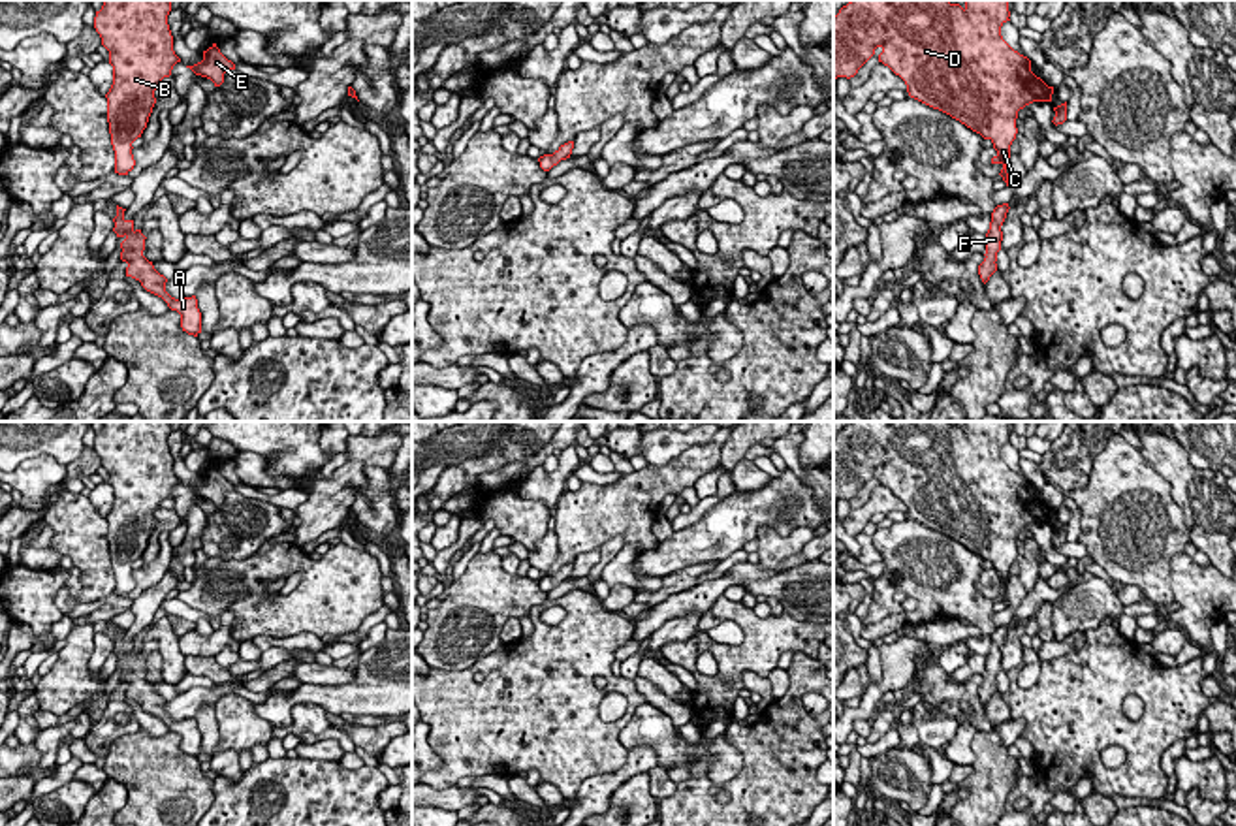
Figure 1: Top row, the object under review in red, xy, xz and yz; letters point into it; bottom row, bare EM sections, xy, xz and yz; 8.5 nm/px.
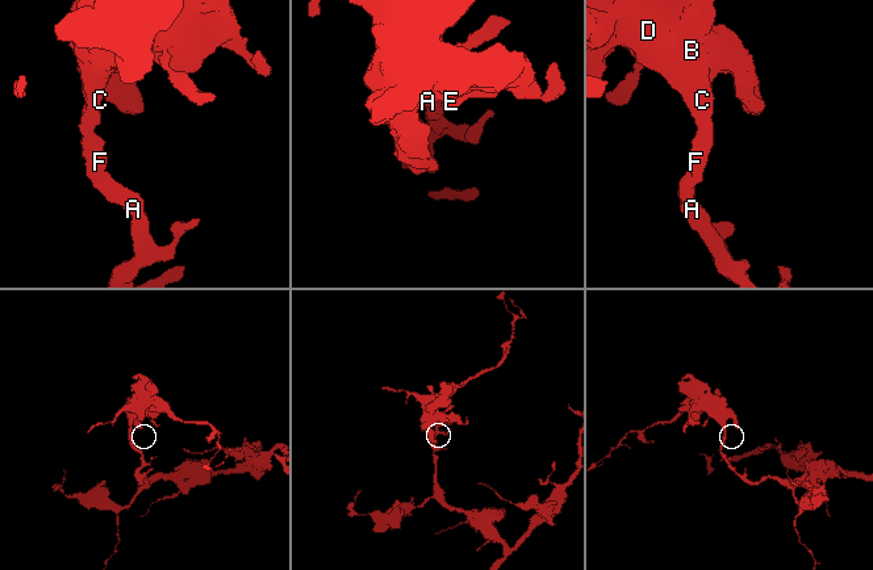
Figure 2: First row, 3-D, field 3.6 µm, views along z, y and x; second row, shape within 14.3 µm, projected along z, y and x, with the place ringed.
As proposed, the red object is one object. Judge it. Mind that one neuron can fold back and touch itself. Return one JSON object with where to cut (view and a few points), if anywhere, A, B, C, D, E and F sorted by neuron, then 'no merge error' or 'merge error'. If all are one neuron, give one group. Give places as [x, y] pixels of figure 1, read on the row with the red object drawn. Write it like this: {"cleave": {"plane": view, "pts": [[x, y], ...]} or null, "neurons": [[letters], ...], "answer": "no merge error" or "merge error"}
{"cleave": null, "neurons": [["A", "B", "C", "D", "E", "F"]], "answer": "no merge error"}

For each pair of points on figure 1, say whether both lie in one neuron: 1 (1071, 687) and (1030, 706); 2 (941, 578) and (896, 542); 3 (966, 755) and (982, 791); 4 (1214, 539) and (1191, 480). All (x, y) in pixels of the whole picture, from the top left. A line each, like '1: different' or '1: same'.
1: same
2: same
3: different
4: same

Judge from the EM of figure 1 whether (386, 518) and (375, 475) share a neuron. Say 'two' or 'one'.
one

